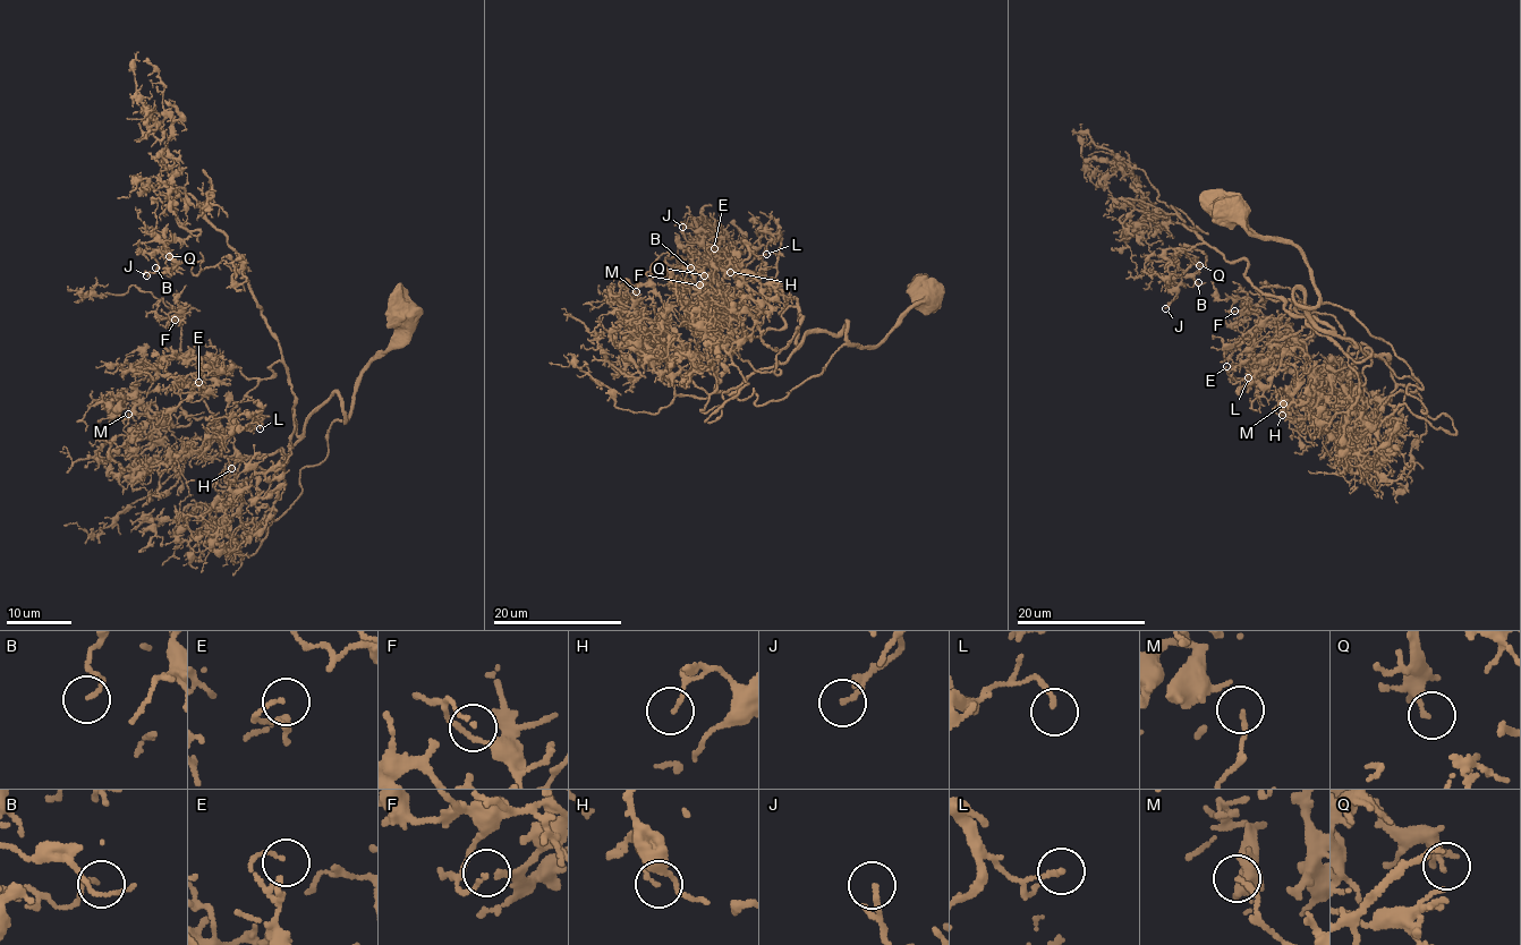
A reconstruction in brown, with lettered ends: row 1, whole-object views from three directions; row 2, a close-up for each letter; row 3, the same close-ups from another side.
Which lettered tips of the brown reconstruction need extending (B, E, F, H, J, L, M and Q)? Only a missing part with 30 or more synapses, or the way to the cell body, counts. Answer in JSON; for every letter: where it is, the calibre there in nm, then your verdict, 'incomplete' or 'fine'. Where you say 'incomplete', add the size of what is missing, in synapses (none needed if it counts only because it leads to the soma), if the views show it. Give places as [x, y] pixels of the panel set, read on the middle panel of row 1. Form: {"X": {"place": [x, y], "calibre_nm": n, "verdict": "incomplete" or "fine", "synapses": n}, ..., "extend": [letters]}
{"B": {"place": [690, 267], "calibre_nm": 130, "verdict": "fine"}, "E": {"place": [714, 248], "calibre_nm": 100, "verdict": "fine"}, "F": {"place": [699, 284], "calibre_nm": 120, "verdict": "fine"}, "H": {"place": [730, 272], "calibre_nm": 110, "verdict": "fine"}, "J": {"place": [682, 227], "calibre_nm": 120, "verdict": "fine"}, "L": {"place": [766, 254], "calibre_nm": 130, "verdict": "fine"}, "M": {"place": [636, 291], "calibre_nm": 90, "verdict": "fine"}, "Q": {"place": [704, 275], "calibre_nm": 80, "verdict": "fine"}, "extend": []}

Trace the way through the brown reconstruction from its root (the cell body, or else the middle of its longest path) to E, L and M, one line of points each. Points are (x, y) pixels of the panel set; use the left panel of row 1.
E: (404, 316), (347, 423), (333, 392), (298, 435), (281, 363), (256, 380), (230, 362), (213, 385), (198, 382)
L: (404, 316), (347, 423), (333, 392), (298, 435), (277, 362), (246, 394), (260, 415), (230, 419), (260, 428)
M: (404, 316), (348, 420), (333, 392), (287, 453), (198, 449), (178, 473), (172, 448), (128, 436), (128, 414)

